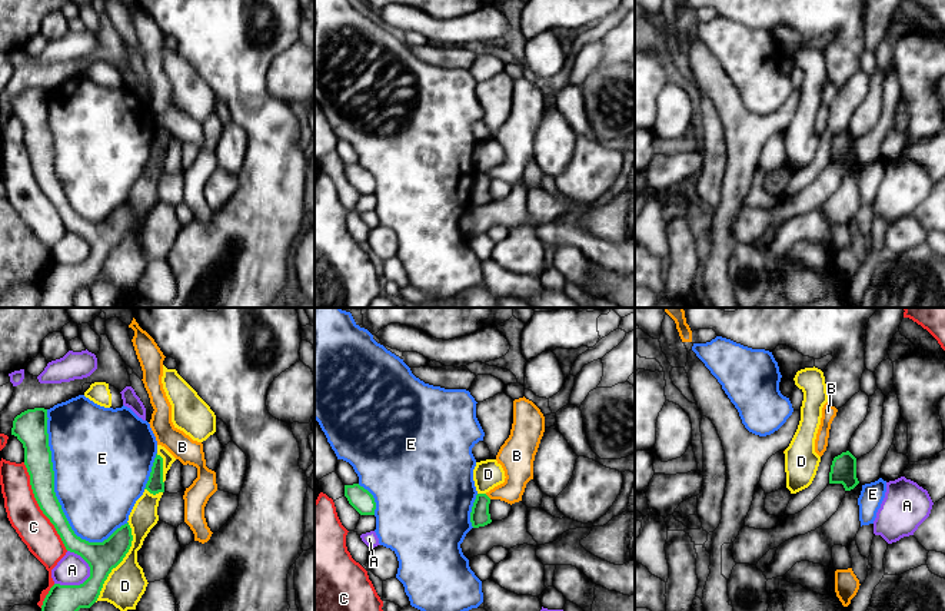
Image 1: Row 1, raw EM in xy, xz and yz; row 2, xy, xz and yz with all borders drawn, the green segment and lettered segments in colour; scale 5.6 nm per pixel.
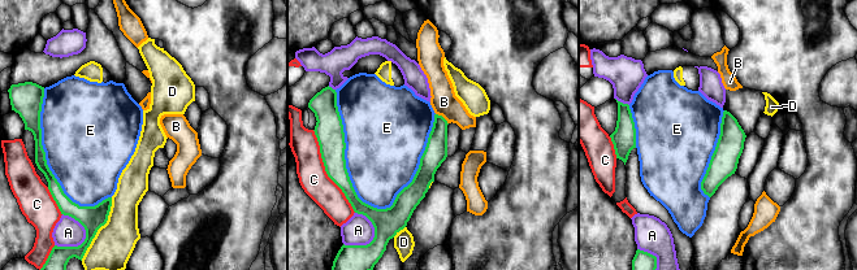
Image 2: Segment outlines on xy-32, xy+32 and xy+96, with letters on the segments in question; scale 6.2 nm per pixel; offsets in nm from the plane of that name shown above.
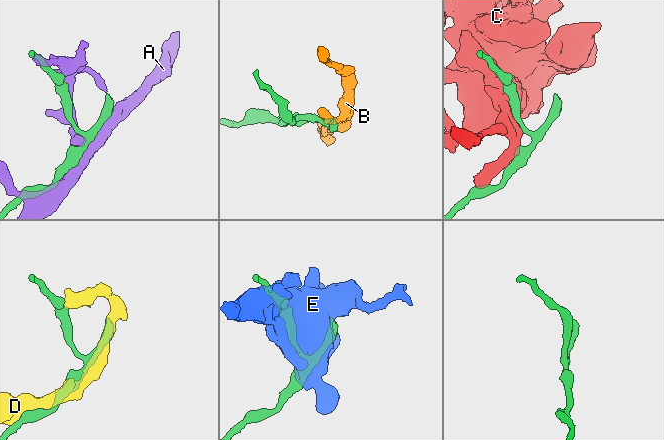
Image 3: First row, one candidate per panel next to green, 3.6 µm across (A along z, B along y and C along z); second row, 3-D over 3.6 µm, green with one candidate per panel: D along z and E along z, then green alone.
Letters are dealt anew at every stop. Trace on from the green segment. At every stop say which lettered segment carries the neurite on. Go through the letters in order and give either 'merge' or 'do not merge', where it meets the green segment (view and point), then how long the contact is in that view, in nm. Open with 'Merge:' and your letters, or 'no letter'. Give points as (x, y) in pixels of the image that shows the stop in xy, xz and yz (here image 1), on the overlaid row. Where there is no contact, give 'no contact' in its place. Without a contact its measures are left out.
Merge: no letter
A: do not merge; contact xy (77, 585); length 240 nm
B: do not merge; contact xz (486, 495); length 50 nm
C: do not merge; contact xy (39, 505); length 550 nm
D: do not merge; contact xy (120, 561); length 500 nm
E: do not merge; contact xy (53, 485); length 800 nm

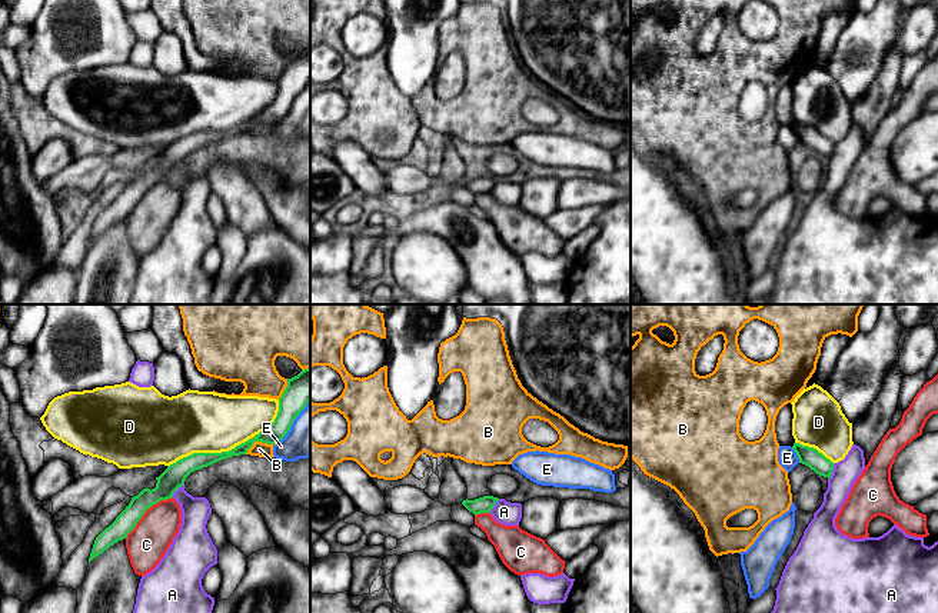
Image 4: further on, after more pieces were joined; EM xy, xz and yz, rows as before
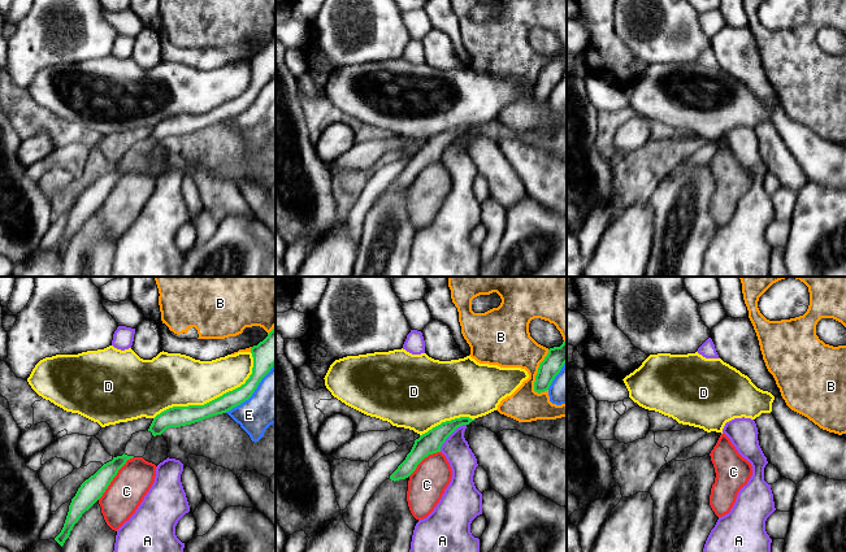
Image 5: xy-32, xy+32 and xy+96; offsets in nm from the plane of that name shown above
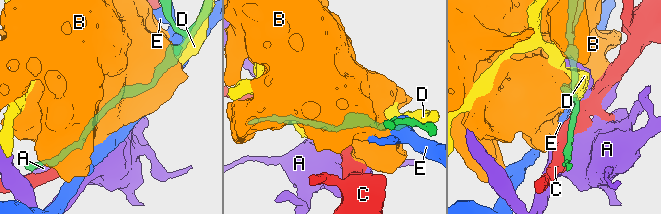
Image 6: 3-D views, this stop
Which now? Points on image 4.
Merge: no letter
A: do not merge; contact yz (831, 472); length 100 nm
B: do not merge; contact xy (260, 440); length 200 nm
C: do not merge; contact xy (145, 512); length 360 nm
D: do not merge; contact xy (209, 453); length 500 nm
E: do not merge; contact yz (797, 455); length 100 nm

